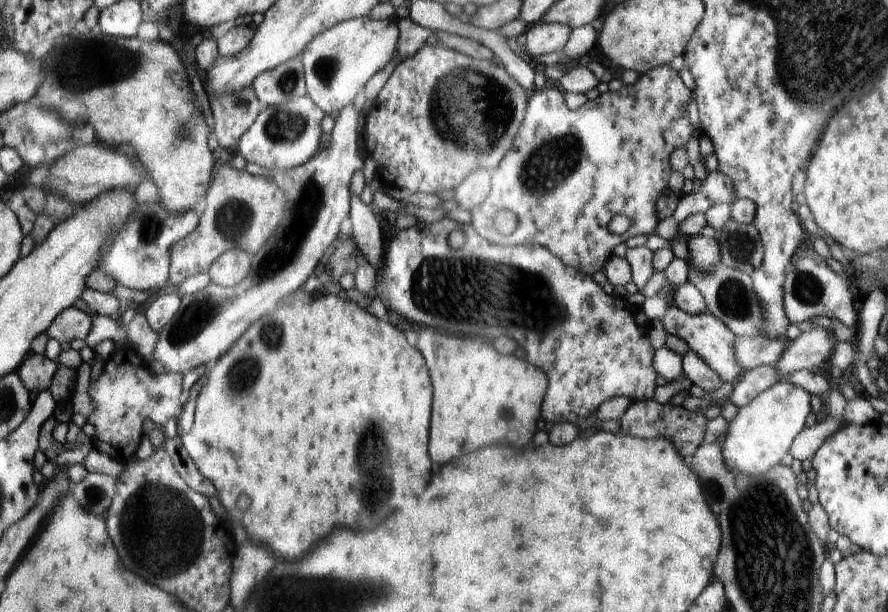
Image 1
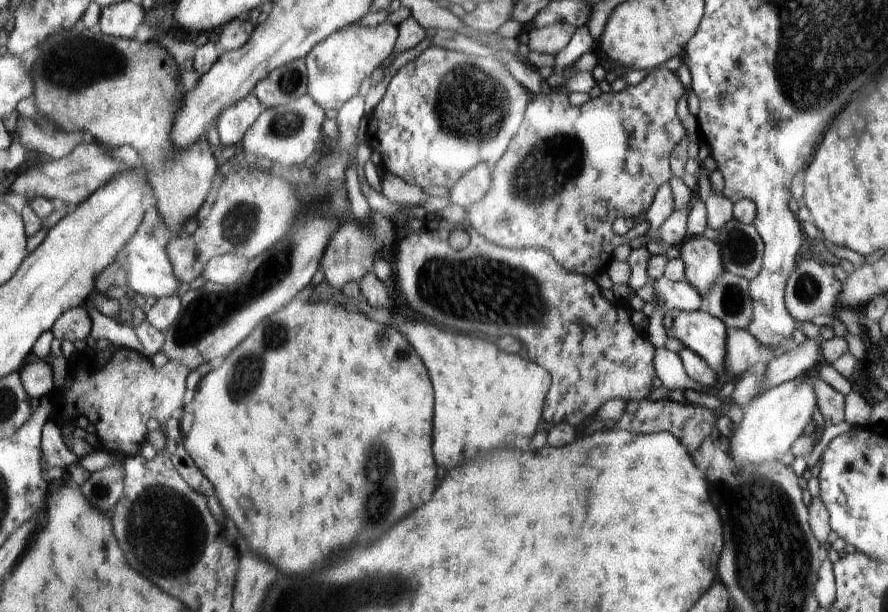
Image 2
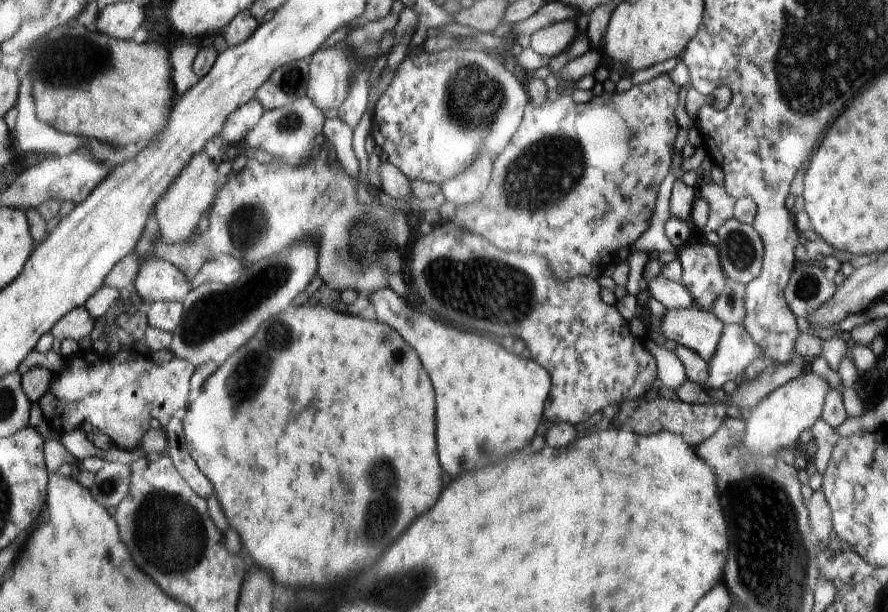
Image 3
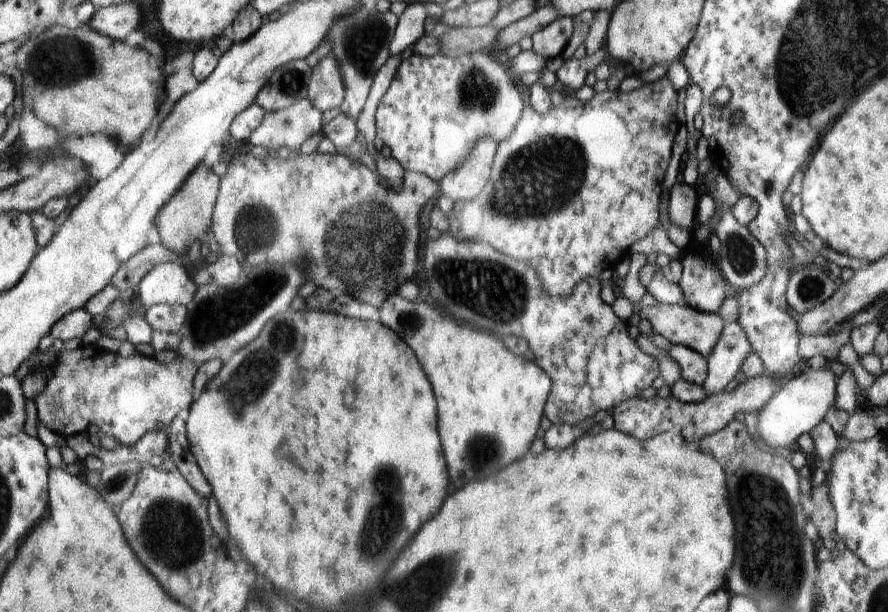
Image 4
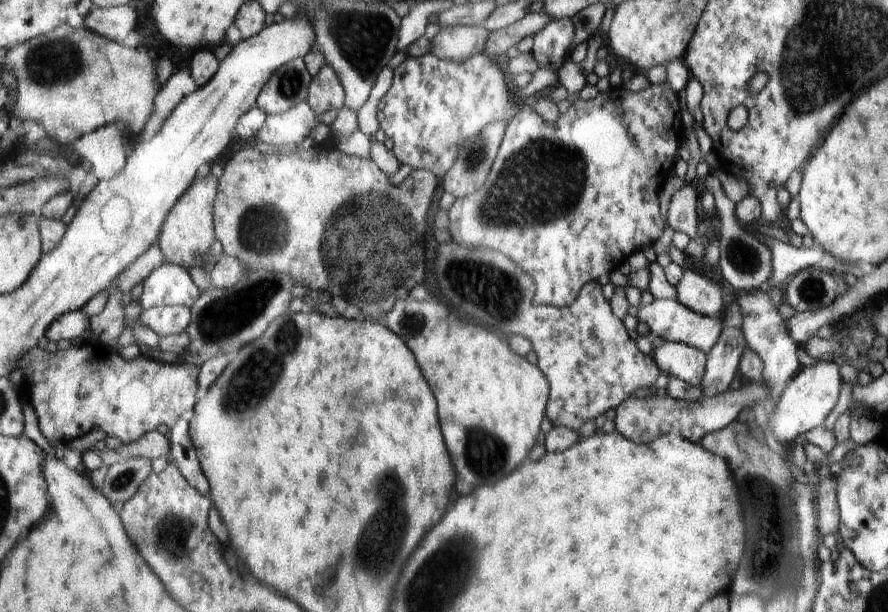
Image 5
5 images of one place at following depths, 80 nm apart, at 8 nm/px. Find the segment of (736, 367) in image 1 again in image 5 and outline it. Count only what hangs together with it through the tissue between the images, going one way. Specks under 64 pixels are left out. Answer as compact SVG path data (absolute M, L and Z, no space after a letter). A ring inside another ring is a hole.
M654 299L650 304L640 306L637 318L640 322L648 324L650 332L654 332L665 341L689 344L705 353L714 350L724 327L721 318L701 315L674 299Z

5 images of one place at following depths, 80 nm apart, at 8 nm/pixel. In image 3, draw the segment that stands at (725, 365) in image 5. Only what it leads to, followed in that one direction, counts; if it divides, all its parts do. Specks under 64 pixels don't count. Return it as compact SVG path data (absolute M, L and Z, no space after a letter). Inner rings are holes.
M739 324L724 325L716 356L709 360L710 376L706 390L722 388L728 380L740 381L746 367L762 355L762 349Z

